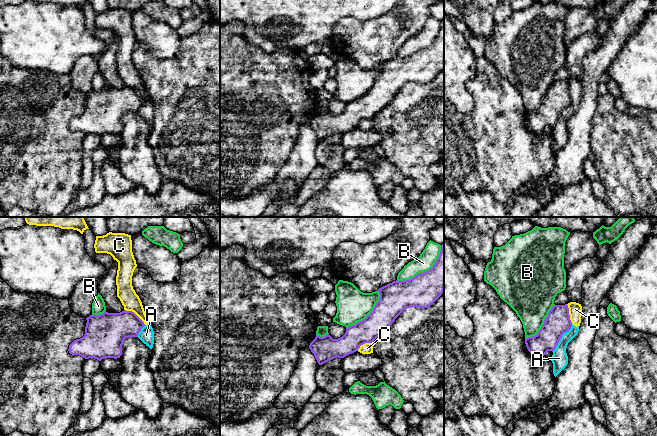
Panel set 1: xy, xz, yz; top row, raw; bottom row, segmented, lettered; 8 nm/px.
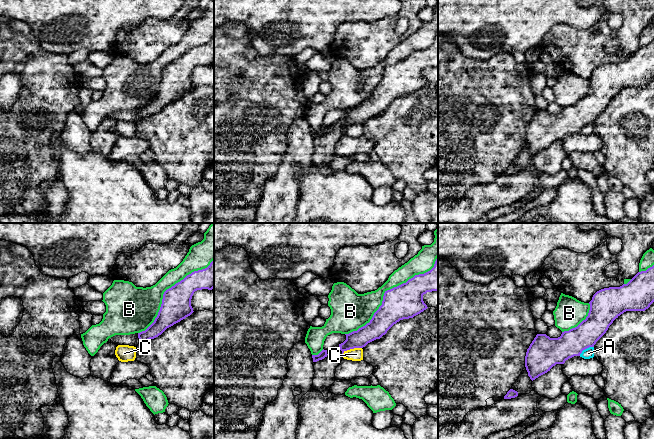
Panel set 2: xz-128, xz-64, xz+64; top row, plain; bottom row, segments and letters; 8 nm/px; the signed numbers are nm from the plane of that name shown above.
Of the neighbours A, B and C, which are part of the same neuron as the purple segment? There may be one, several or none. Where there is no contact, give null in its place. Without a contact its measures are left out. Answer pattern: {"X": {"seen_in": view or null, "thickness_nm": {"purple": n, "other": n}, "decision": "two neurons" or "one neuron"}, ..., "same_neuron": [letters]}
{"A": {"seen_in": "yz", "thickness_nm": {"purple": 200, "other": 130}, "decision": "two neurons"}, "B": {"seen_in": "xz", "thickness_nm": {"purple": 260, "other": 140}, "decision": "two neurons"}, "C": {"seen_in": "xy", "thickness_nm": {"purple": 280, "other": 150}, "decision": "two neurons"}, "same_neuron": []}

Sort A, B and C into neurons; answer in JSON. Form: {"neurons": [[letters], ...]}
{"neurons": [["A", "C"], ["B"]]}

